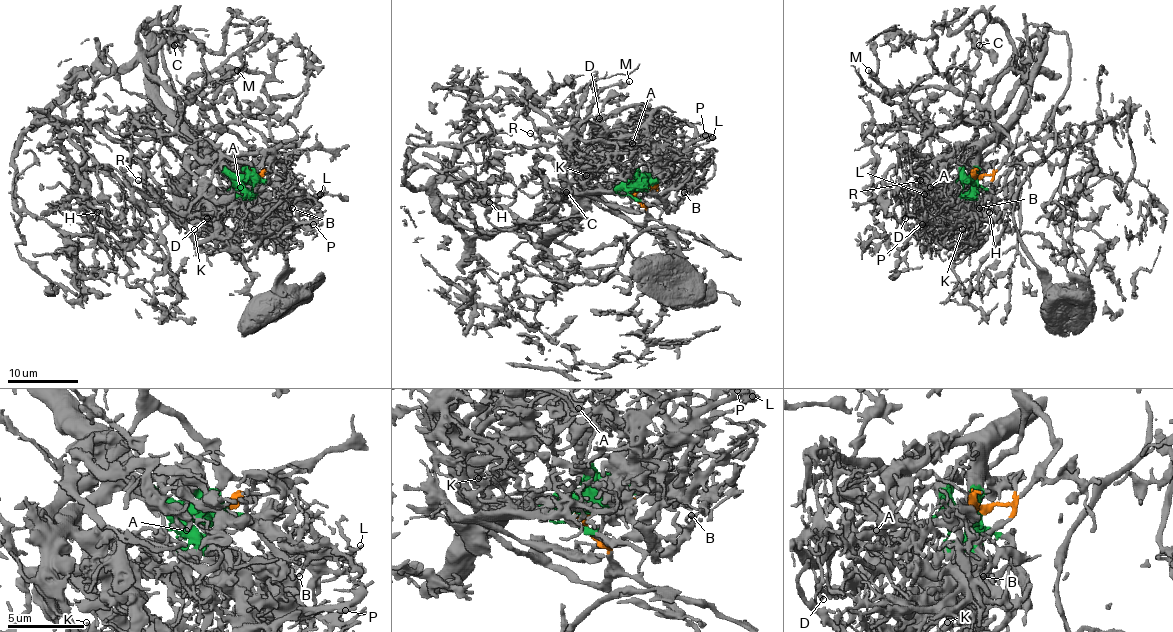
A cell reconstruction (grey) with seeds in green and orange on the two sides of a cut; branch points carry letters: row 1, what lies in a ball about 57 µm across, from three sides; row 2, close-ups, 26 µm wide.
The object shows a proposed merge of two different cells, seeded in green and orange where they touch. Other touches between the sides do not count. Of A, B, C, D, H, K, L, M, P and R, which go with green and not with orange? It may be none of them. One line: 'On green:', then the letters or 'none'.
On green: A, B, D, K, L, P, R

